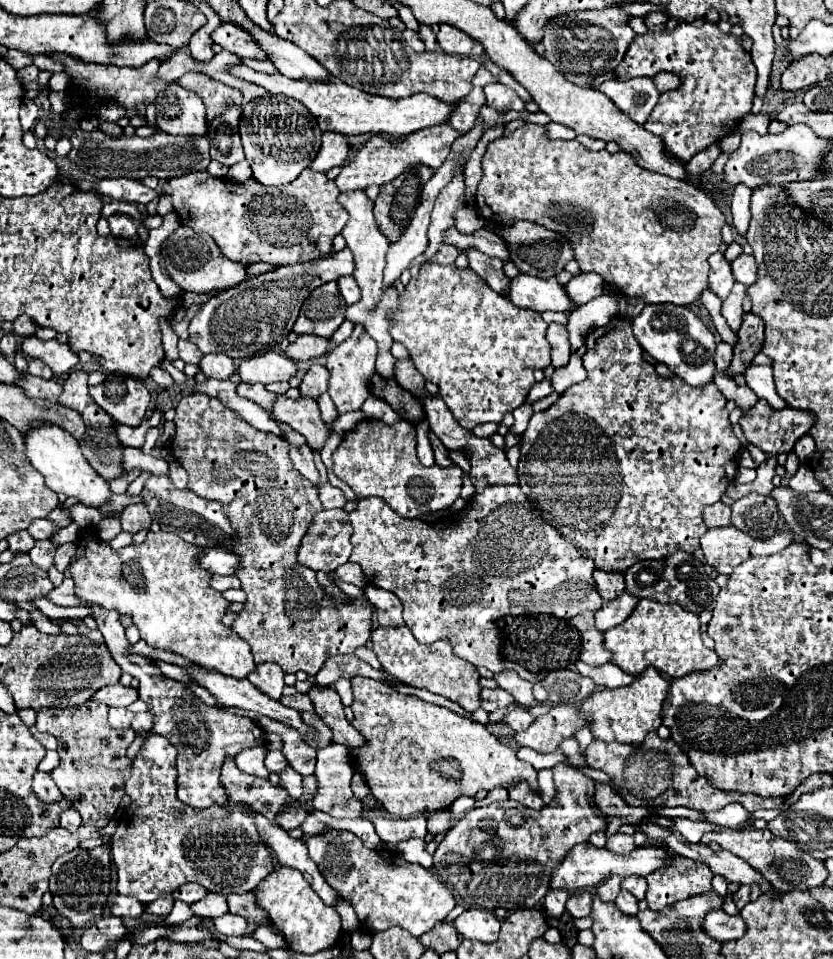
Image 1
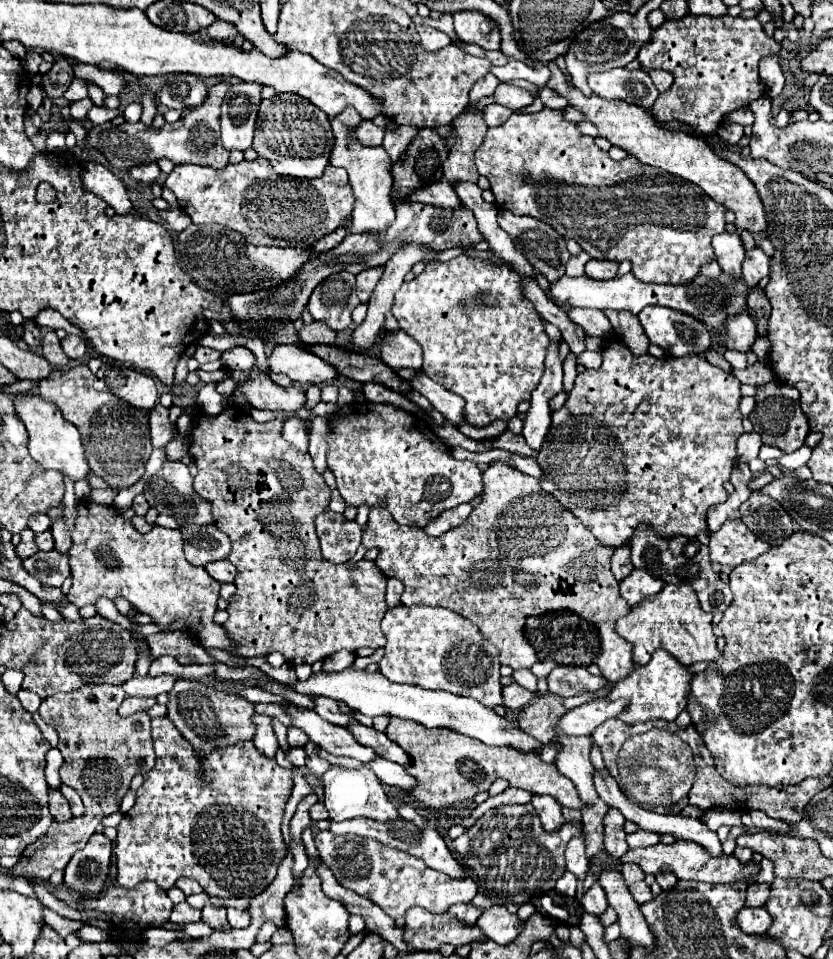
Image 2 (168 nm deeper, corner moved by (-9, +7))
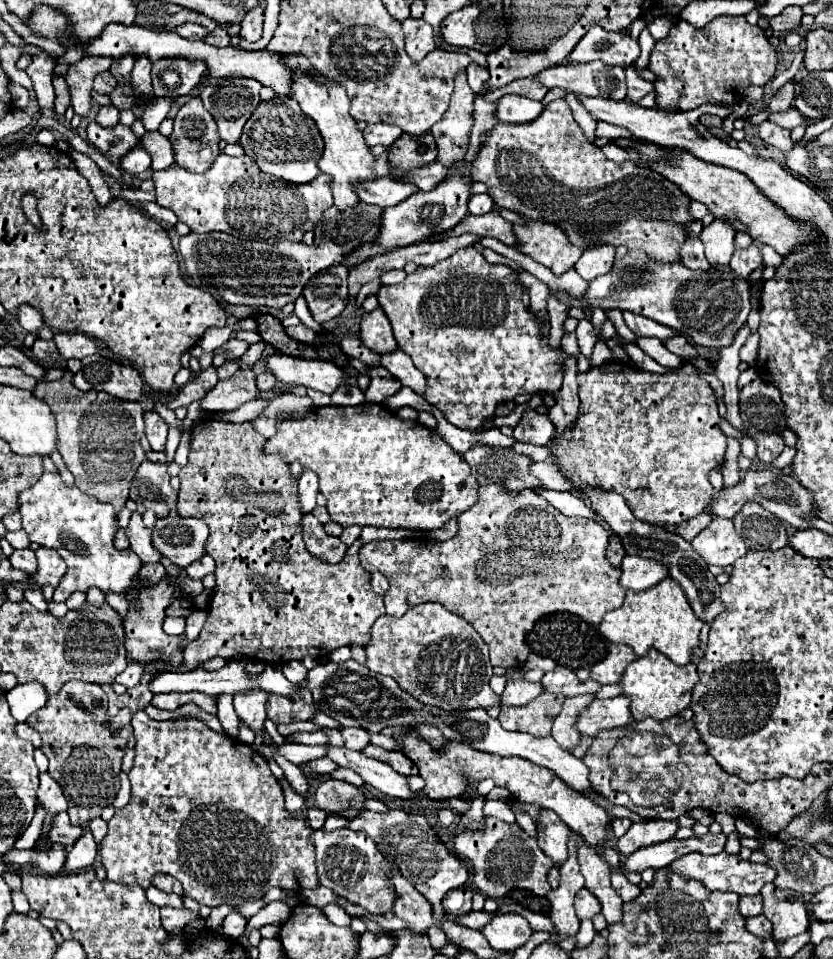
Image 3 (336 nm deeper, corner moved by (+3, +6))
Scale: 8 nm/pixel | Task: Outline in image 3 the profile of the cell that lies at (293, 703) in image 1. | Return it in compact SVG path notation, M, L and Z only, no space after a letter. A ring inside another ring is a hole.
M340 727L338 731L342 733L342 737L344 737L344 747L348 747L348 749L362 751L362 747L370 743L368 733L366 733L364 729L360 729L360 727Z

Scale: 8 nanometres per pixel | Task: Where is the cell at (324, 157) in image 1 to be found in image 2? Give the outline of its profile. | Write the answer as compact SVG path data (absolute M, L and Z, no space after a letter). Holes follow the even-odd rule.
M364 120L358 128L356 128L356 138L358 142L362 142L364 146L380 146L384 140L384 130L378 128L374 122Z

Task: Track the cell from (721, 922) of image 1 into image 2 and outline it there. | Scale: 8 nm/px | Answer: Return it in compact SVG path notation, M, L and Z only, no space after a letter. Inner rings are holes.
M742 908L738 914L738 924L746 934L766 934L772 926L772 916L766 908Z

